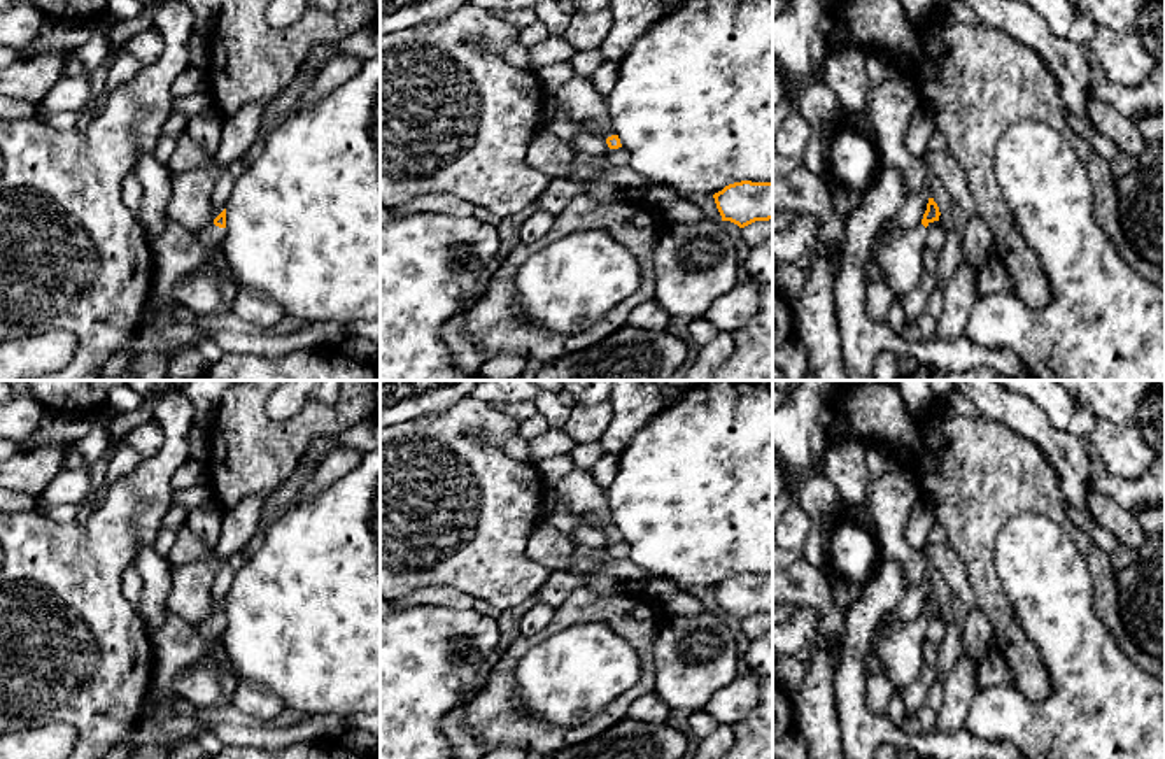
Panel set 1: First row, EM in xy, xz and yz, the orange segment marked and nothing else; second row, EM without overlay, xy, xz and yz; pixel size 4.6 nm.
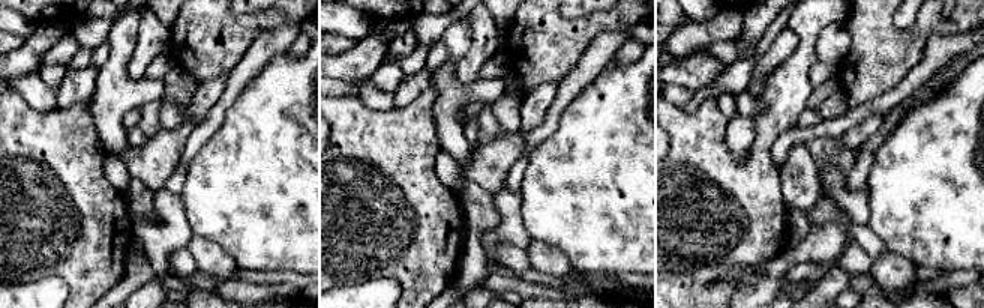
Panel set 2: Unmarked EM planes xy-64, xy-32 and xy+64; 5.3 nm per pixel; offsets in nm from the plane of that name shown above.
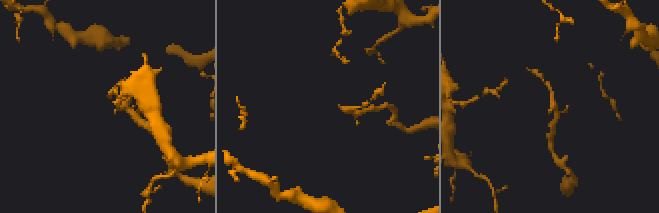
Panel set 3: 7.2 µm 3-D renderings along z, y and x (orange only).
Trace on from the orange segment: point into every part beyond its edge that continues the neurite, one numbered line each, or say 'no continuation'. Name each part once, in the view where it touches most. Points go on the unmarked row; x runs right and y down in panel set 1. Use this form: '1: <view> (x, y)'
1: xy (211, 631)

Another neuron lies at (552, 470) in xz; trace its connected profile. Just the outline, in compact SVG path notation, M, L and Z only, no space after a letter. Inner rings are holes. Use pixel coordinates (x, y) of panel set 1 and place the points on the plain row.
M554 458L543 461L536 466L543 477L543 482L548 489L552 489L562 477L566 477L575 465L569 458Z

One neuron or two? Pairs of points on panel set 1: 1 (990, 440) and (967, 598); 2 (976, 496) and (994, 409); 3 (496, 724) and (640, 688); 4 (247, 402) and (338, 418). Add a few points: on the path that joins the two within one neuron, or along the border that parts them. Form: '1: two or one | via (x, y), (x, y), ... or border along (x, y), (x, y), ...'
1: two | border along (948, 546), (966, 568), (976, 593), (978, 609)
2: two | border along (981, 412), (1006, 423), (1029, 439)
3: one | via (531, 733), (578, 735), (605, 721)
4: one | via (267, 425), (272, 430), (316, 428)

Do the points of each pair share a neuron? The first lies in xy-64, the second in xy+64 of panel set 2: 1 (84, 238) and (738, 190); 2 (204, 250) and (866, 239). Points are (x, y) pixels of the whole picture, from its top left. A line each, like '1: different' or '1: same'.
1: same
2: different

